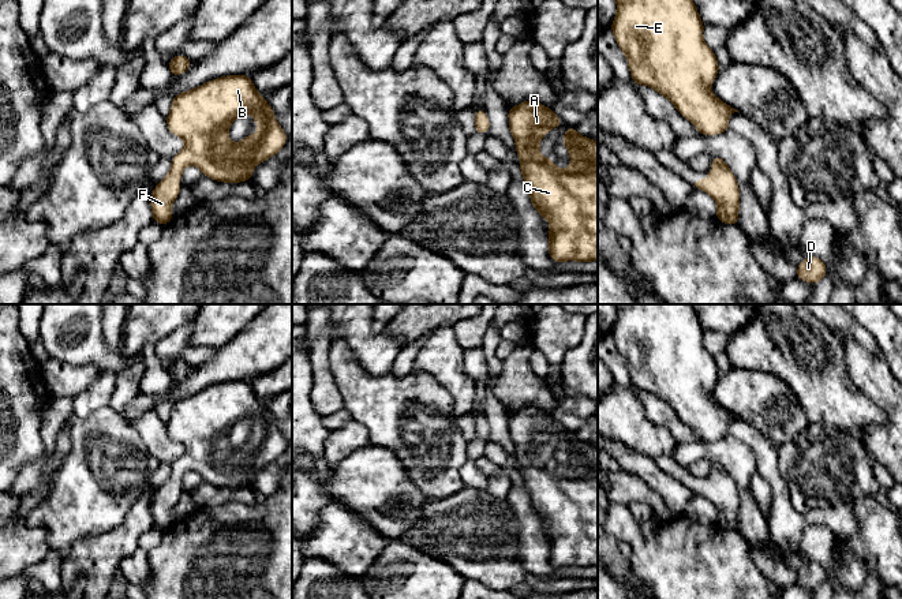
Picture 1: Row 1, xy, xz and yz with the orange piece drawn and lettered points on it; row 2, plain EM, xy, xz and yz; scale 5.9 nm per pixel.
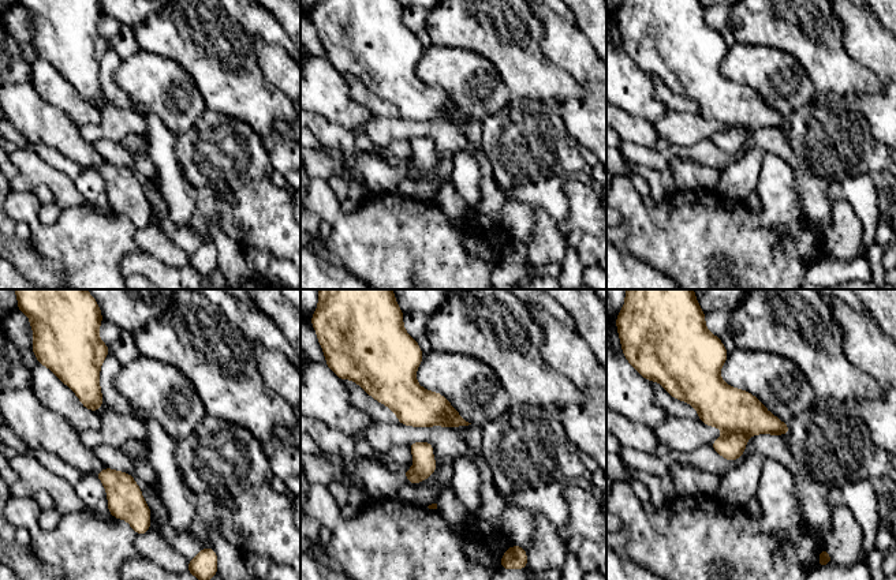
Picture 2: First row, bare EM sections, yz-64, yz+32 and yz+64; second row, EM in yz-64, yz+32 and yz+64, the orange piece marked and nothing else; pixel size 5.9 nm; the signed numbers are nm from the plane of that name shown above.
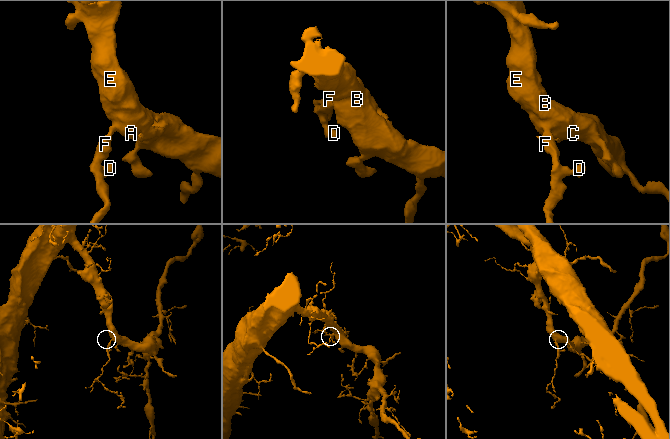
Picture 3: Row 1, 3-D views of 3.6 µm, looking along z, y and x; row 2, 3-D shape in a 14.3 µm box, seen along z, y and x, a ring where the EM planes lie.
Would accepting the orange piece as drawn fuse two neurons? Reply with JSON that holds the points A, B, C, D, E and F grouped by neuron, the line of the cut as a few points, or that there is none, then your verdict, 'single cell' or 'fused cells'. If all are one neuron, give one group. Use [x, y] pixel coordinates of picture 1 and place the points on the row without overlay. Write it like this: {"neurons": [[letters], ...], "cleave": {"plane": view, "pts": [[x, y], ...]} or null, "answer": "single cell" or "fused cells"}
{"neurons": [["A", "B", "C", "D", "E", "F"]], "cleave": null, "answer": "single cell"}

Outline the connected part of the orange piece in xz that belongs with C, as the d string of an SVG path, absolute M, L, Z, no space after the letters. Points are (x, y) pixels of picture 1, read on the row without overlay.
M527 405L508 415L508 422L531 508L542 524L547 524L550 529L550 564L557 569L564 566L598 566L598 448L581 442L574 433L569 433L562 449L572 463L570 471L568 475L558 475L553 464L542 463L538 452L549 435L562 433L553 415L535 405Z

